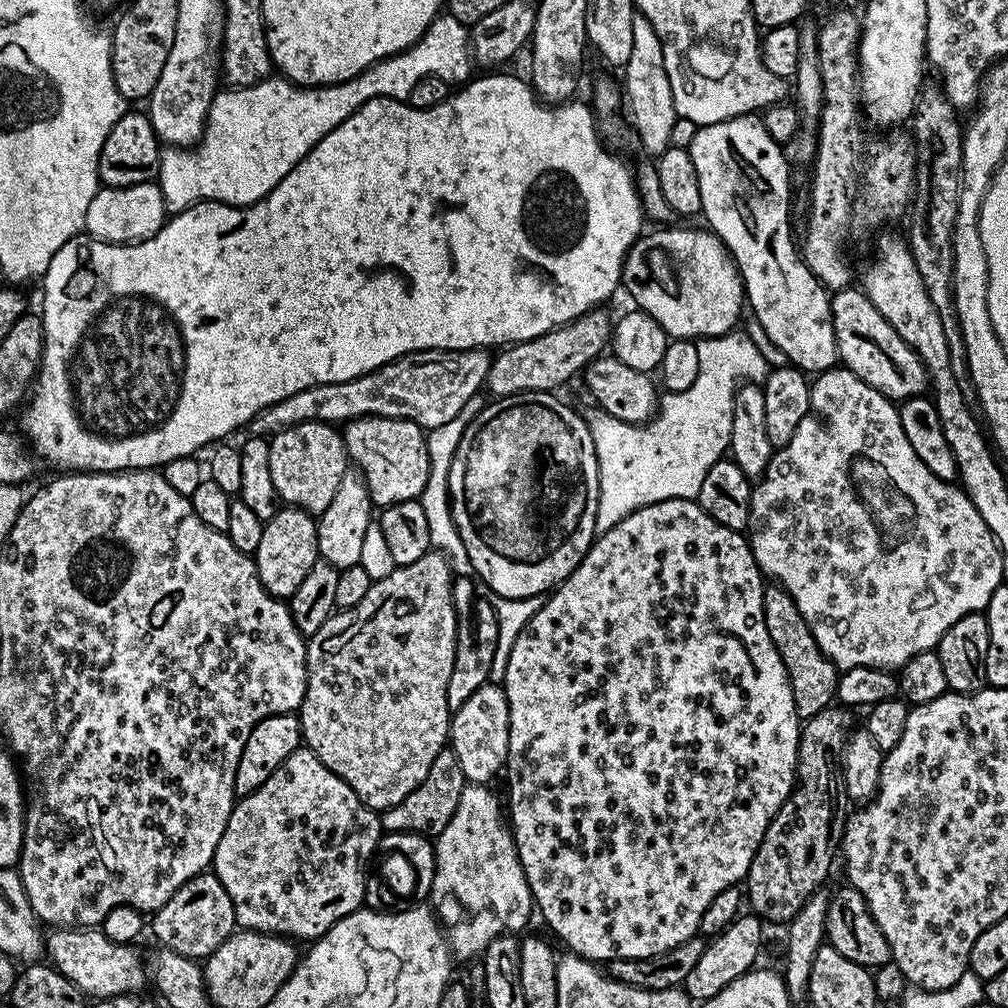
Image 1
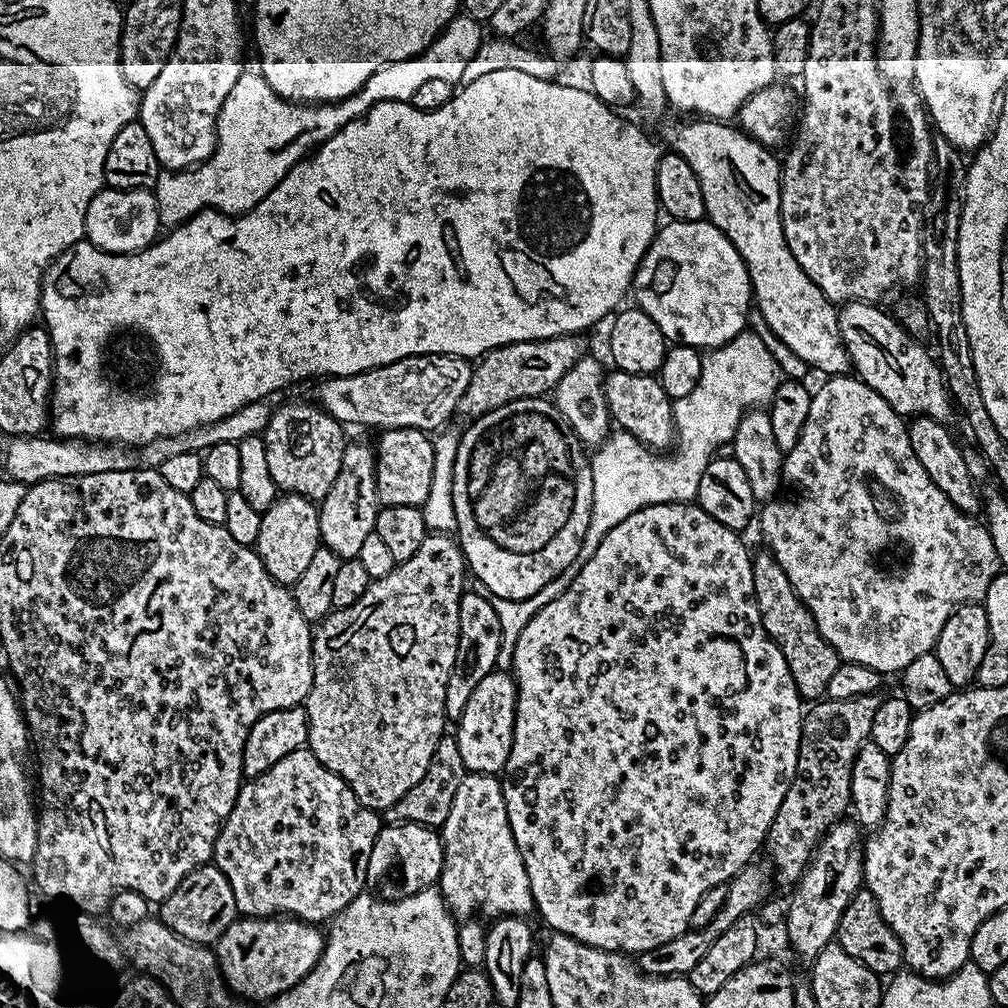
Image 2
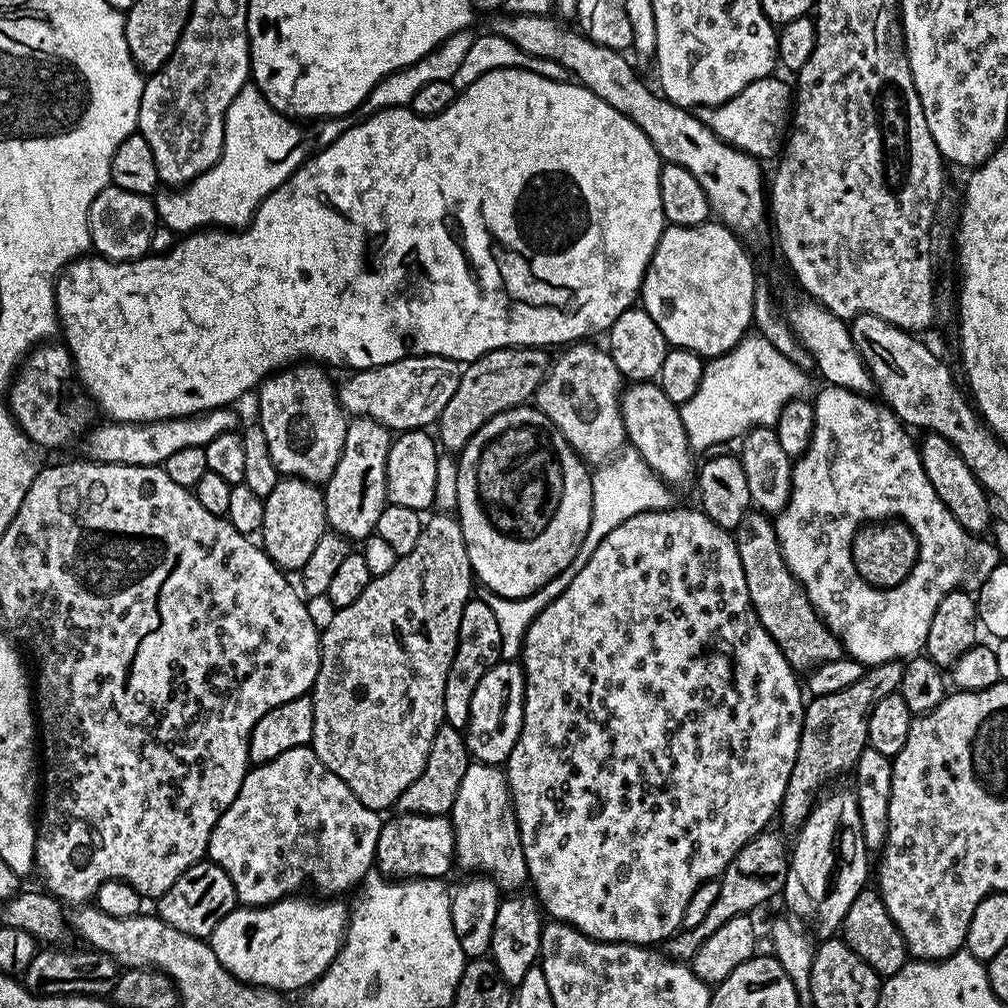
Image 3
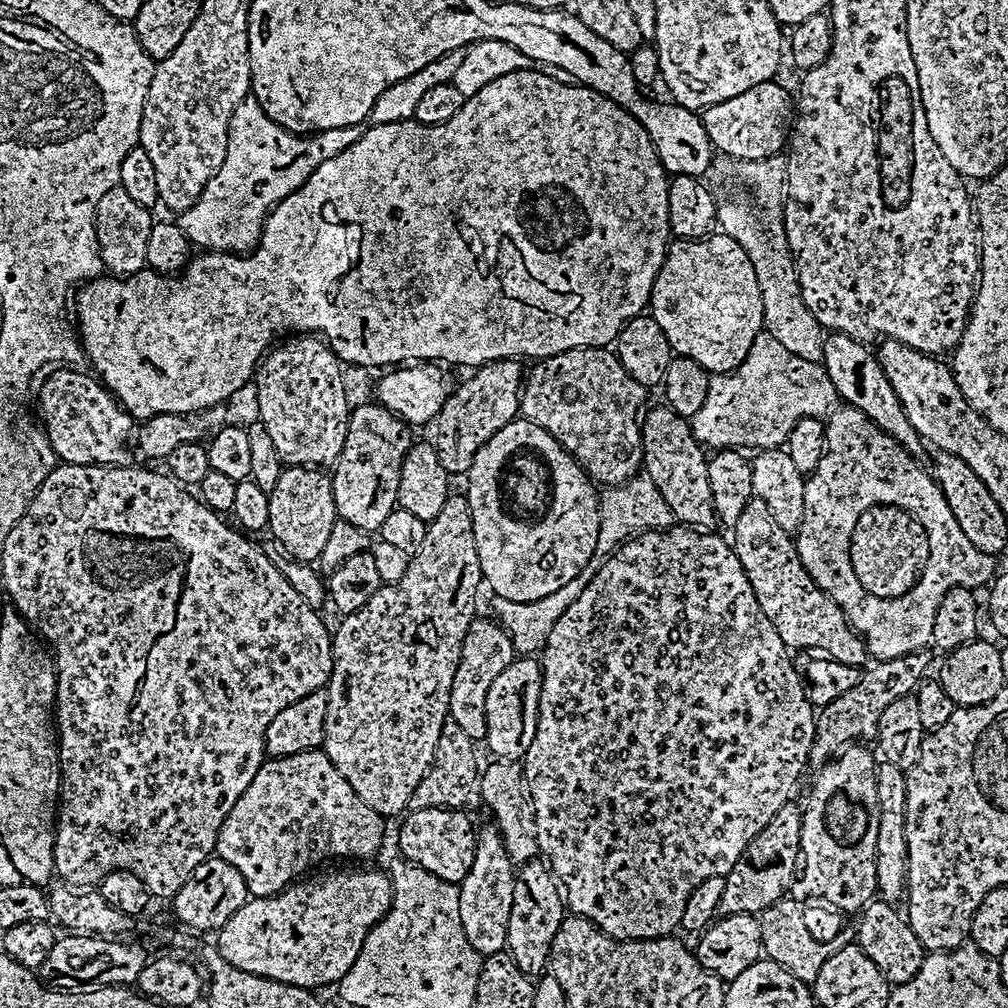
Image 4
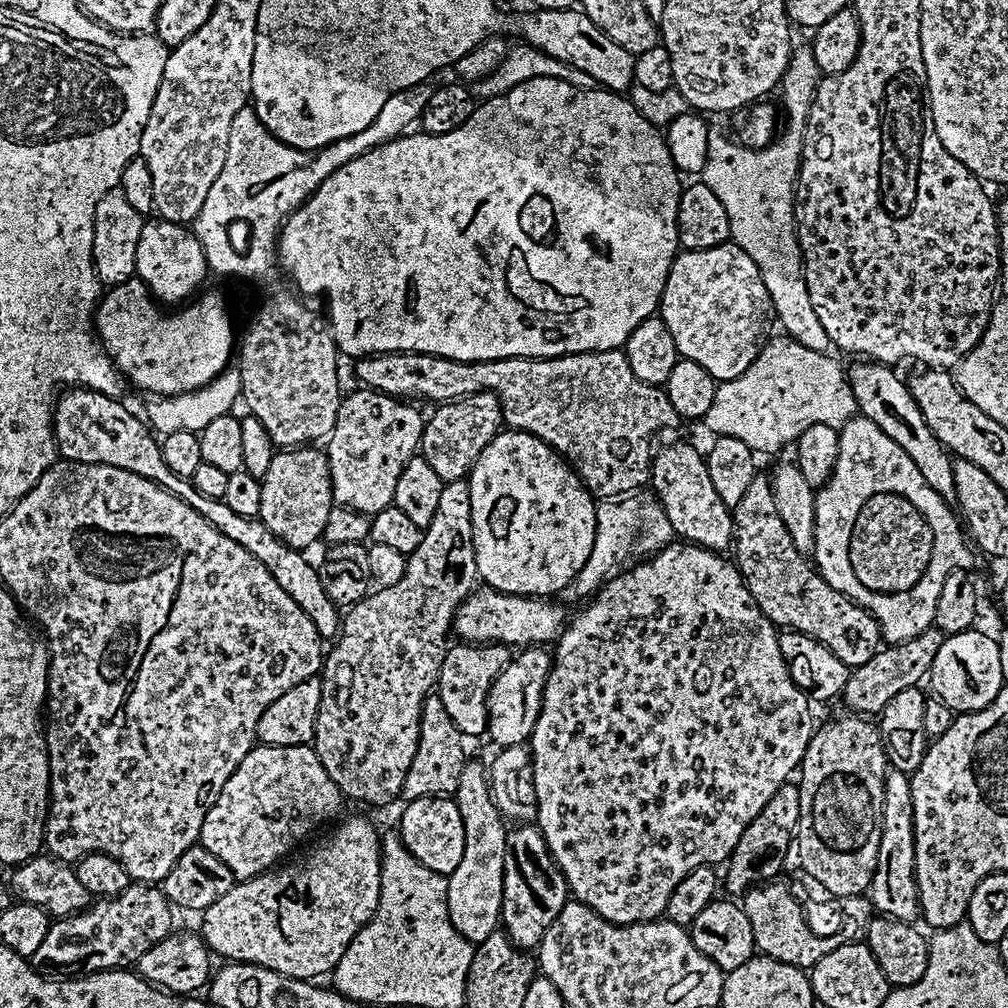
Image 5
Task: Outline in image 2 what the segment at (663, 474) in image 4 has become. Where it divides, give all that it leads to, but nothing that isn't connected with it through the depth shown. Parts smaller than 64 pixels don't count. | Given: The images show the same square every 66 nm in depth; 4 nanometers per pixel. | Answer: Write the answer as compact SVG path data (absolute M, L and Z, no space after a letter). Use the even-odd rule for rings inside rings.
M619 370L609 371L604 377L604 397L609 417L615 423L617 420L620 423L617 425L623 431L629 432L653 450L667 449L673 443L673 401L668 399L666 390L662 390L659 379L655 375L643 376Z

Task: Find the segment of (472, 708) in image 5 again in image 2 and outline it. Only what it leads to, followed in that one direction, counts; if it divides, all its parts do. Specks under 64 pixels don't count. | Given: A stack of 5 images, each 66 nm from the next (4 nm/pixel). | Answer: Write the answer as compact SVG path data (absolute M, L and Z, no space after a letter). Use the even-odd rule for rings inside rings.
M465 591L460 597L460 633L458 634L458 650L456 665L452 667L450 678L446 682L446 702L444 714L449 721L459 720L462 710L466 710L466 702L470 702L470 694L474 694L478 682L486 678L496 668L496 655L502 642L502 627L490 601Z

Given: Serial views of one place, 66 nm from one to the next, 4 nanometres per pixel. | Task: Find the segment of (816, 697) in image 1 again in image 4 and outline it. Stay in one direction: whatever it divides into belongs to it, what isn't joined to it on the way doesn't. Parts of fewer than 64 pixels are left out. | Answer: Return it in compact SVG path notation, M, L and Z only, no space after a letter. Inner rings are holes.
M755 498L749 500L746 510L738 514L734 532L736 532L736 540L734 539L736 557L738 562L742 562L742 570L754 590L760 613L770 621L774 630L780 635L785 649L817 648L815 650L817 653L831 660L837 660L843 664L863 665L863 660L866 660L863 637L850 627L842 609L810 578L810 574L802 566L797 554L793 537L782 526L778 526L778 522L774 522L766 502Z

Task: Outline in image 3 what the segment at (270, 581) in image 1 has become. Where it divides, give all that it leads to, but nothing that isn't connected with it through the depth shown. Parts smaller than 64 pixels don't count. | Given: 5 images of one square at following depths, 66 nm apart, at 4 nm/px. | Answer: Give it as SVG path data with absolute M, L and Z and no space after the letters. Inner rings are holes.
M282 478L270 490L270 494L263 497L264 501L264 527L262 529L262 547L264 553L276 563L277 568L285 573L299 573L308 564L310 554L320 545L320 540L326 534L328 528L328 519L324 509L324 493L317 485L312 484L309 480L297 480L295 478Z

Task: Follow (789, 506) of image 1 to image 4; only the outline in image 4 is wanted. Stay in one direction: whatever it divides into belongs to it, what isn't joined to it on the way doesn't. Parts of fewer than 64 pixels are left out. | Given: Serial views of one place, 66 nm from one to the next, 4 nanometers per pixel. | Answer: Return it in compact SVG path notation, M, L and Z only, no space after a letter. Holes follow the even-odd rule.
M836 406L827 413L823 427L824 449L816 468L804 480L804 509L800 526L794 532L796 550L802 566L813 582L842 609L849 625L863 637L869 657L879 661L918 653L932 641L931 628L934 626L935 612L943 595L956 585L971 585L972 576L968 573L968 568L986 560L985 553L979 552L970 542L970 538L966 538L935 479L913 460L910 453L896 441L895 436L884 432L867 414L851 406ZM880 500L898 502L914 510L930 530L932 554L924 554L924 560L928 560L926 576L922 578L922 584L918 584L918 588L914 588L908 598L902 600L898 600L898 594L882 596L874 594L866 586L860 588L860 584L856 584L856 580L852 580L852 576L848 576L848 572L844 572L840 564L828 562L848 560L848 536L852 528L860 522L864 514L878 510Z

